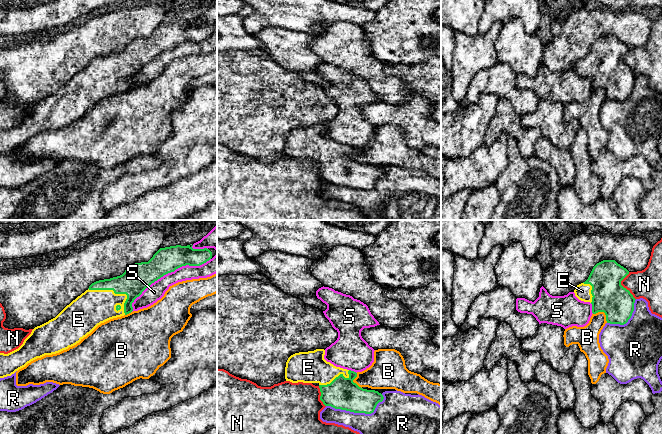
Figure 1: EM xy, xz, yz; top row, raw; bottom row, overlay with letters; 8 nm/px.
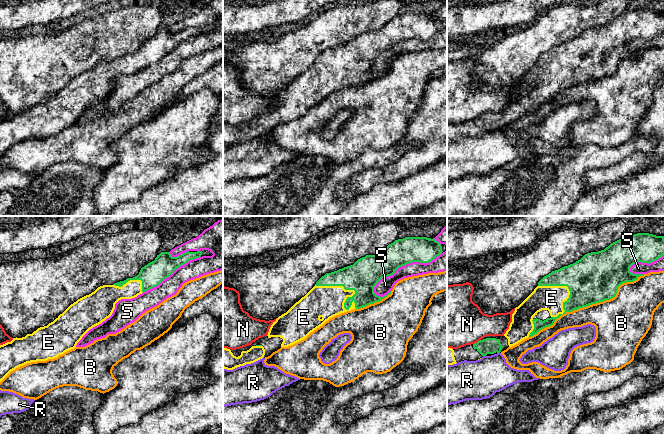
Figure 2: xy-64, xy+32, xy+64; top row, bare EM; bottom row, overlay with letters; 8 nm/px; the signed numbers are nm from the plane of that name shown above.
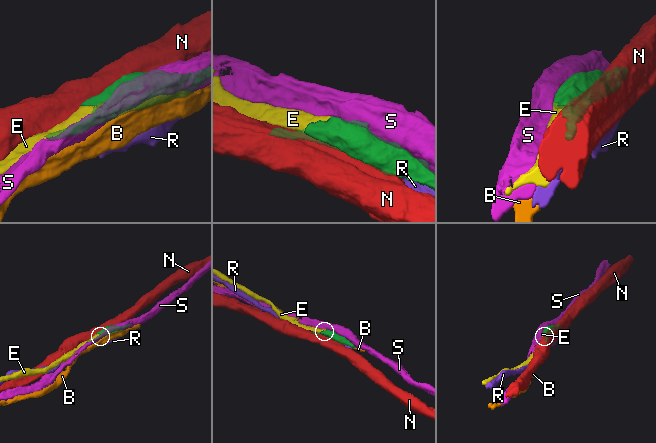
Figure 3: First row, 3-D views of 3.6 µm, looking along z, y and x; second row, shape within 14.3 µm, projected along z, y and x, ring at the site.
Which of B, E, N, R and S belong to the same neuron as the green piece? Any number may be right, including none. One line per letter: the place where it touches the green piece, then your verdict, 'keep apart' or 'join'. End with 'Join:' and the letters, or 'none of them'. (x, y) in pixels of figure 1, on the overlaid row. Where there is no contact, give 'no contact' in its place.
B: meets green in yz at (603, 311); keep apart
E: meets green in xy at (117, 293); join
N: meets green in yz at (622, 286); keep apart
R: meets green in xz at (357, 412); keep apart
S: meets green in xy at (166, 273); keep apart
Join: E

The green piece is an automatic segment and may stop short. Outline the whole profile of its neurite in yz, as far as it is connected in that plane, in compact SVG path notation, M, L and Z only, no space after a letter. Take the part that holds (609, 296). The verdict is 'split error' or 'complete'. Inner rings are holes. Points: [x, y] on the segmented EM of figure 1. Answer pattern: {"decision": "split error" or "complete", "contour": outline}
{"decision": "split error", "contour": "M603 260L593 267L585 282L576 286L575 296L581 301L590 302L593 314L604 312L607 323L624 325L632 316L636 300L630 291L621 285L621 281L628 274L629 271L615 260Z"}

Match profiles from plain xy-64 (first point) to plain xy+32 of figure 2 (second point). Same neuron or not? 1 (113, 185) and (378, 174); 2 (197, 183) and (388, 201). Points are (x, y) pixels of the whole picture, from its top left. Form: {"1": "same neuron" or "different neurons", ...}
{"1": "same neuron", "2": "same neuron"}

